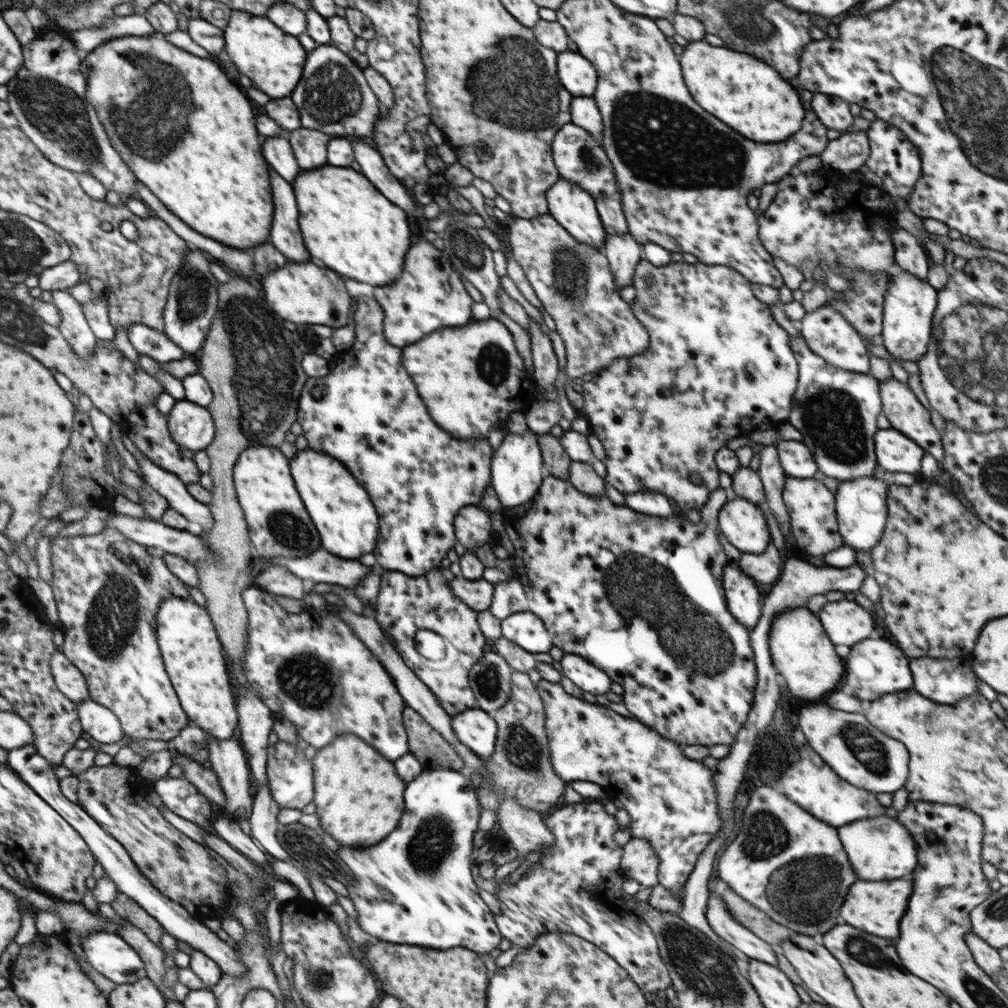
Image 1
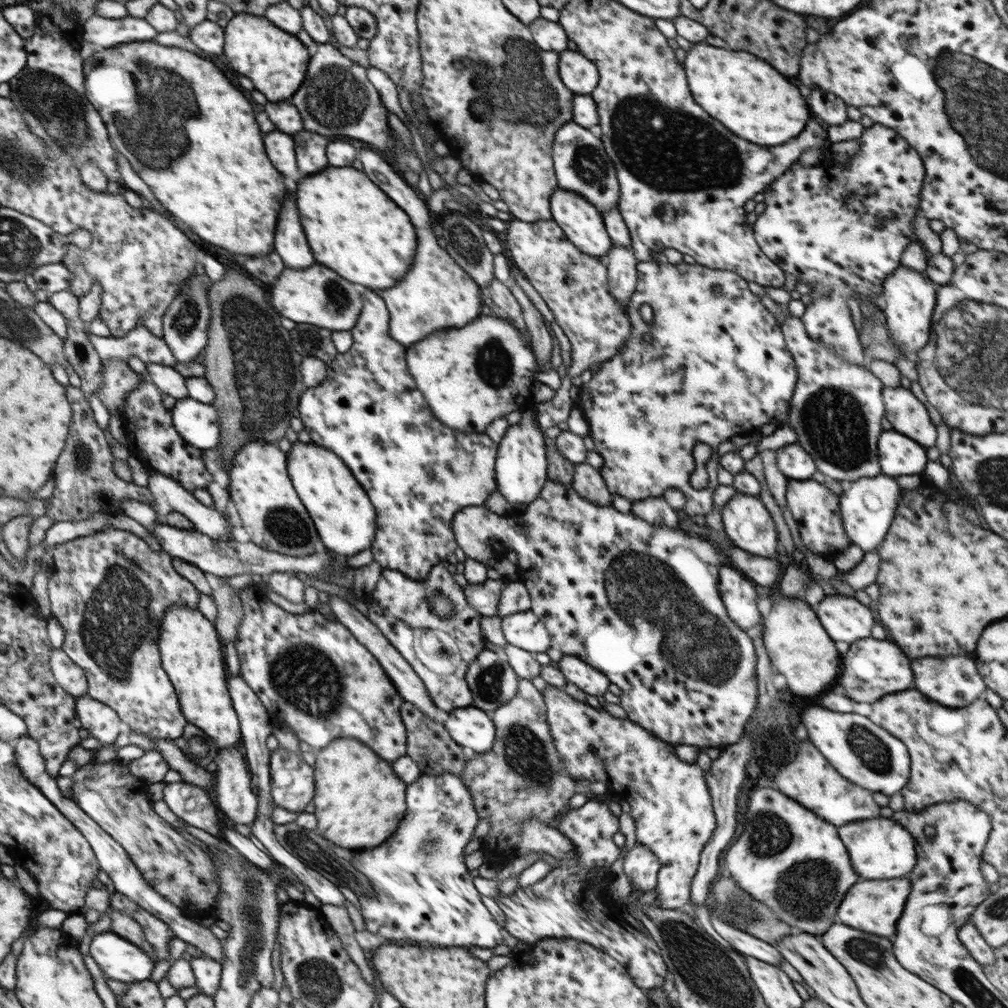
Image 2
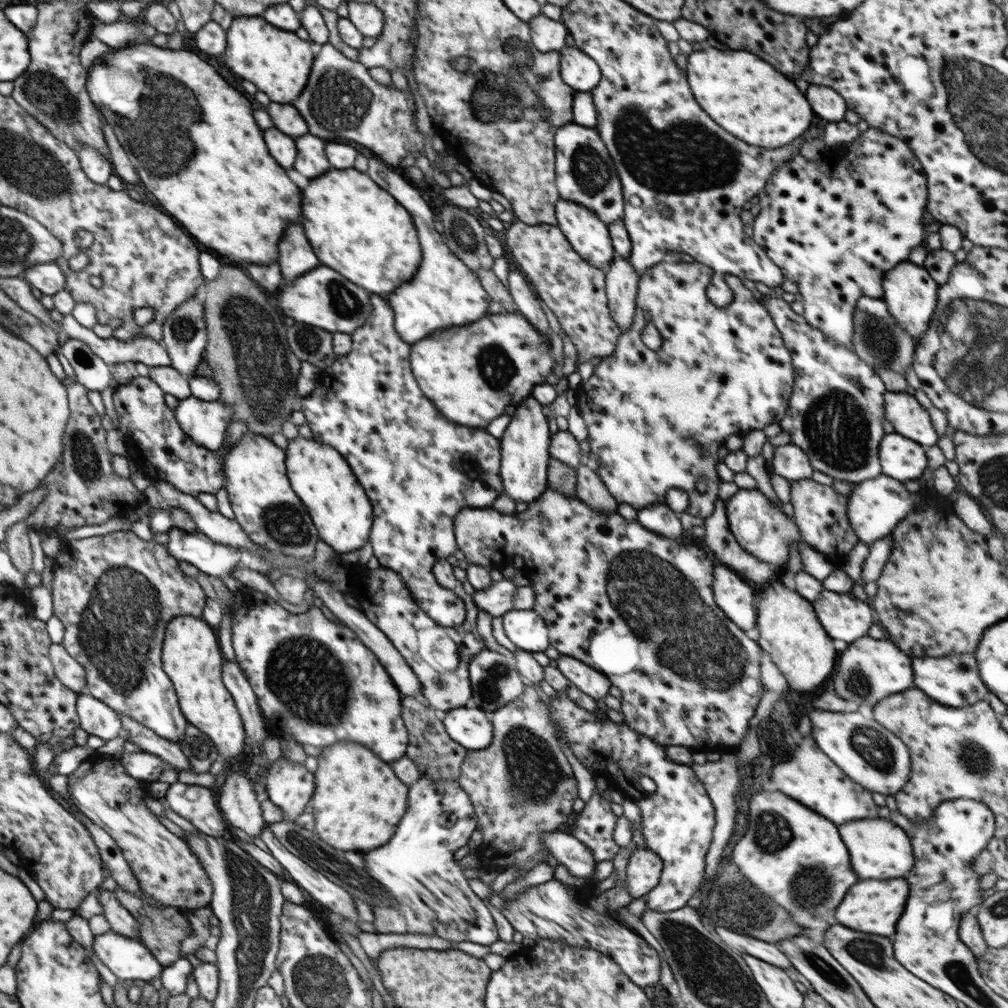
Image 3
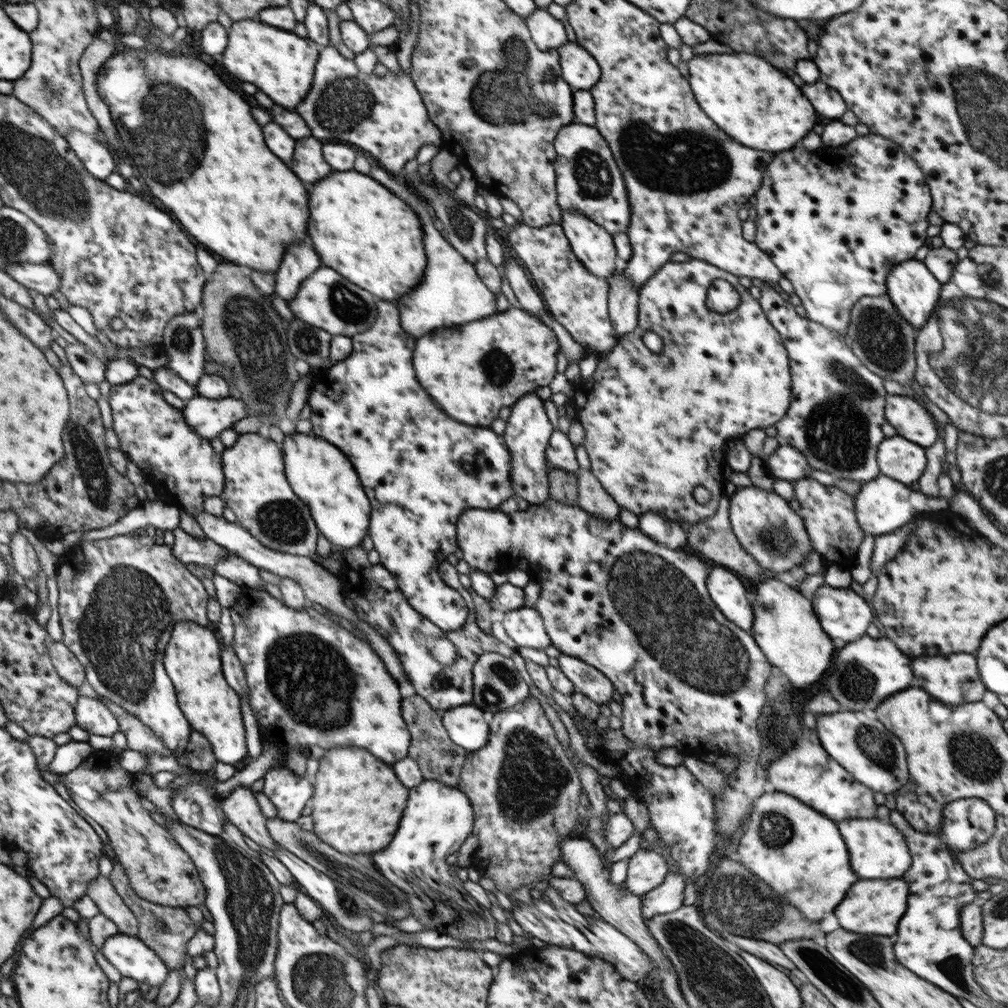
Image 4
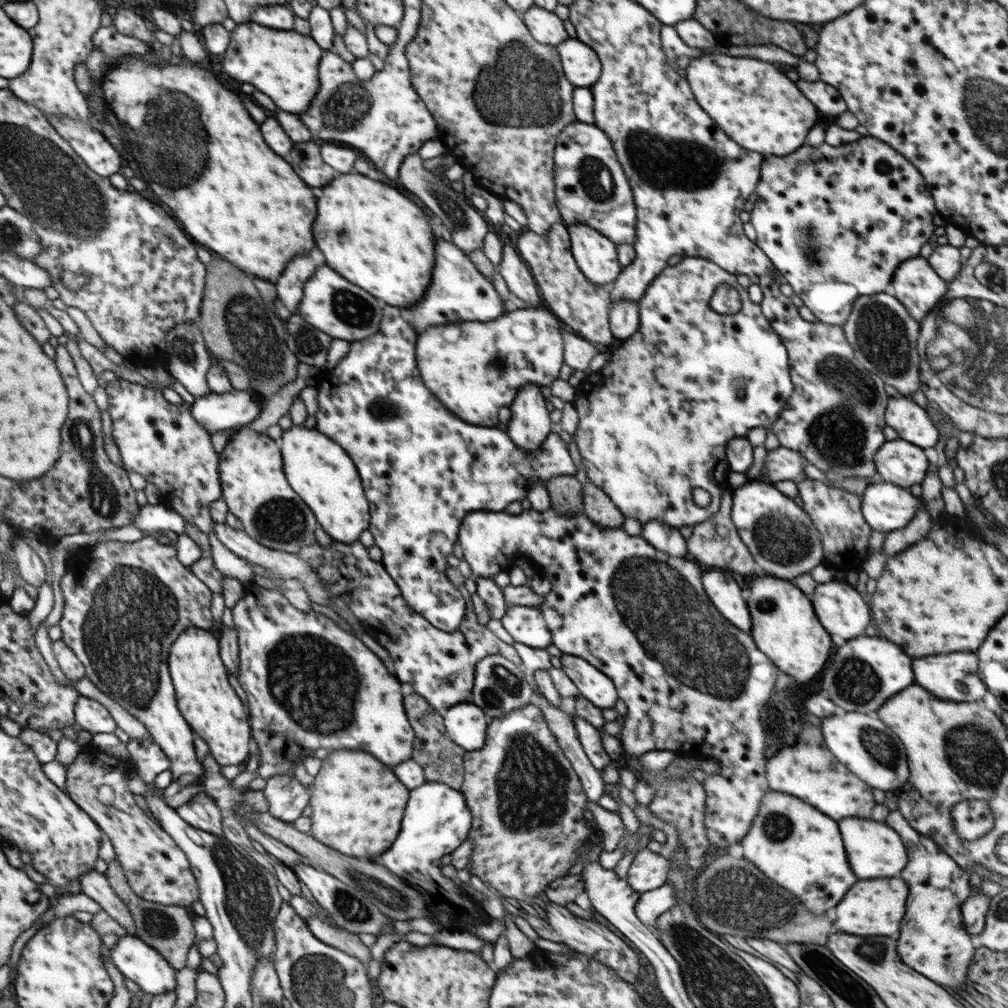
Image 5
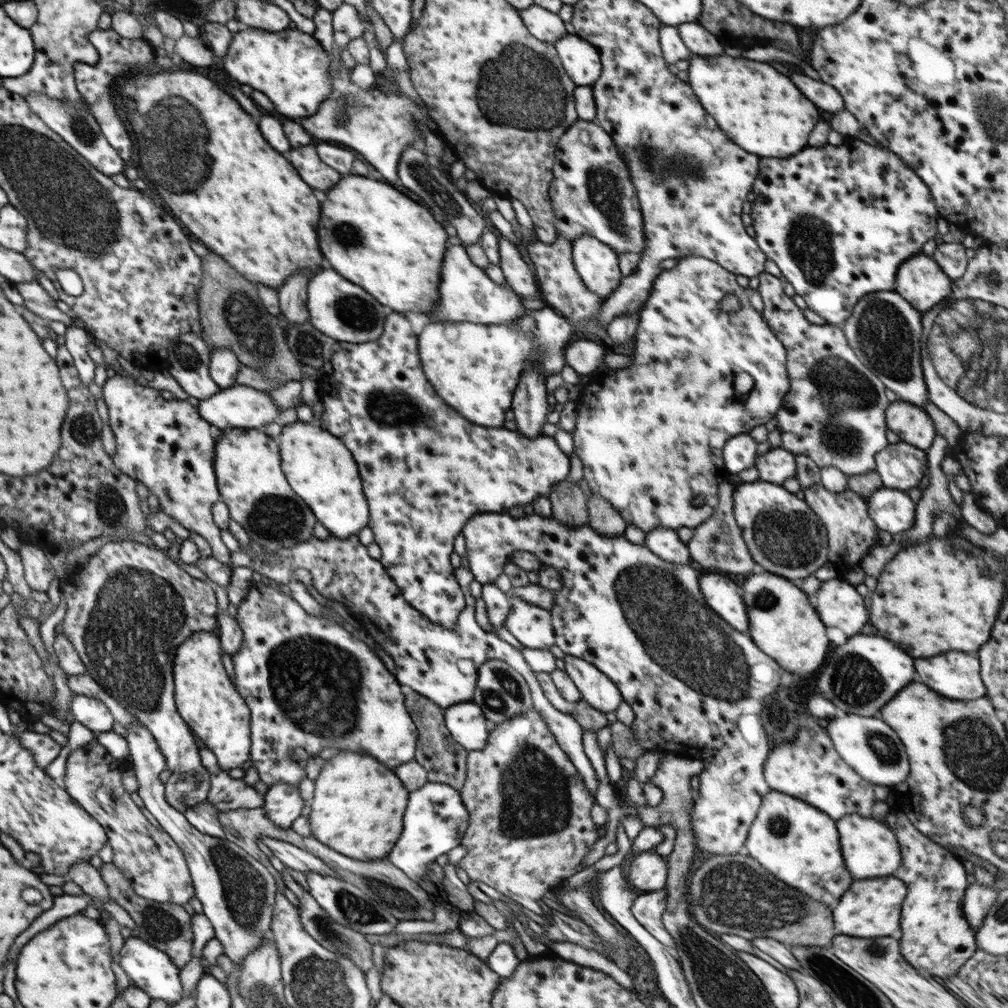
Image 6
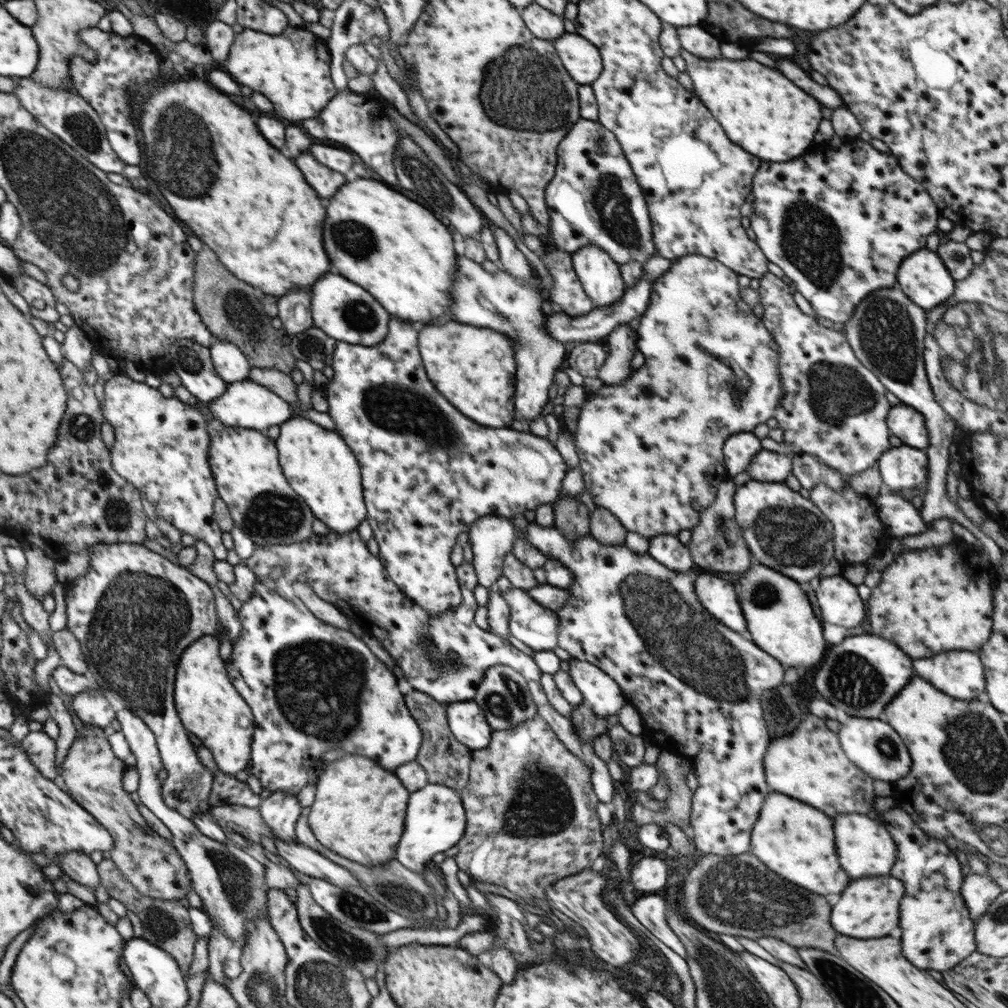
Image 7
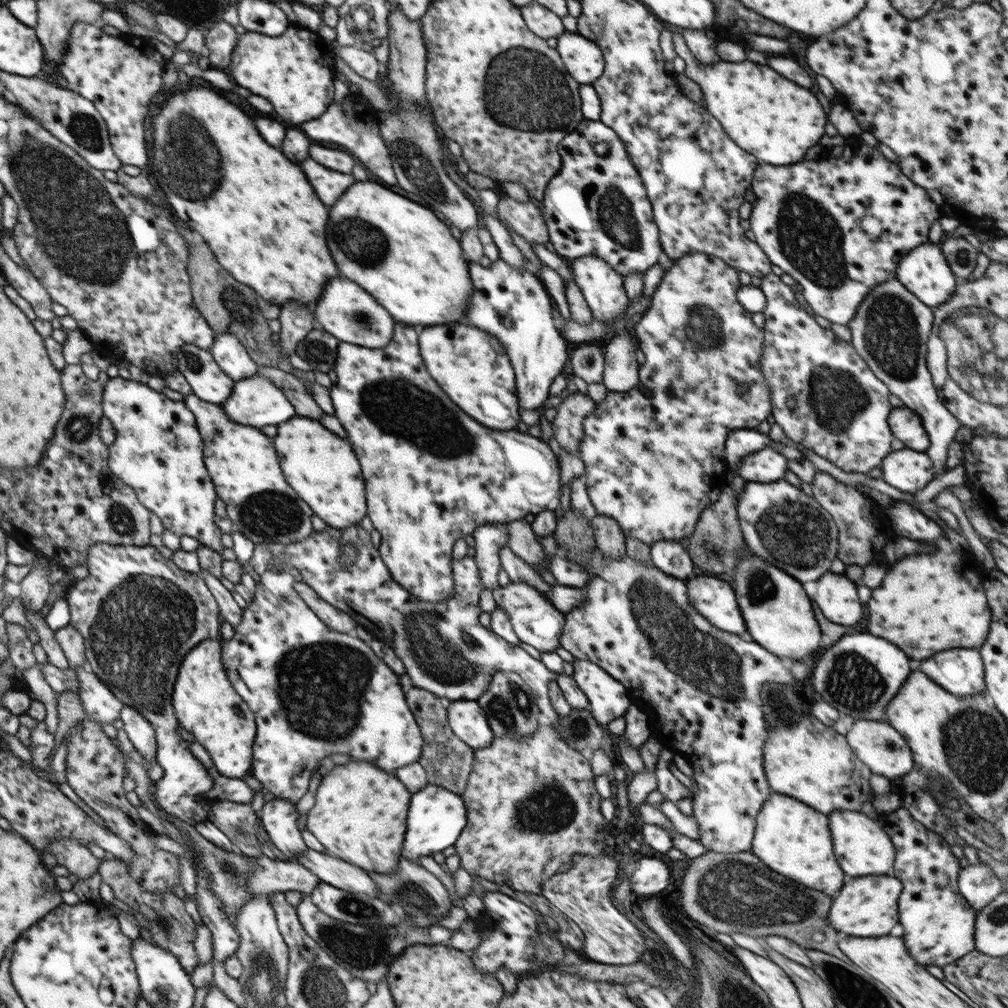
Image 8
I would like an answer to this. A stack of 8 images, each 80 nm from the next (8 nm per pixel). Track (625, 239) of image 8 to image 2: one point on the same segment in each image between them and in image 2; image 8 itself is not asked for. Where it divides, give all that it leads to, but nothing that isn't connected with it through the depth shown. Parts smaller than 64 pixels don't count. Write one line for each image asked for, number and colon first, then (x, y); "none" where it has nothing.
2: (581, 164)
3: (584, 170)
4: (588, 180)
5: (591, 187)
6: (592, 192)
7: (594, 198)

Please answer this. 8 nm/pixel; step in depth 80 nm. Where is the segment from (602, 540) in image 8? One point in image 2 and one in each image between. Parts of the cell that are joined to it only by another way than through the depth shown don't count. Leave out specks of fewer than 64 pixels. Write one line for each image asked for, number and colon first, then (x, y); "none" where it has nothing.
2: (587, 481)
3: (590, 488)
4: (593, 498)
5: (598, 506)
6: (605, 520)
7: (605, 527)

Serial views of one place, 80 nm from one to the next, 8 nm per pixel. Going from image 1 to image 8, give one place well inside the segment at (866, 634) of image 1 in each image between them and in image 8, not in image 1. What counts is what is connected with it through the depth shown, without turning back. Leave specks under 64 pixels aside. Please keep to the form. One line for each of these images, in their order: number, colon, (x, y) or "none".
2: (845, 619)
3: (844, 617)
4: (842, 613)
5: (840, 608)
6: (838, 603)
7: (838, 599)
8: (835, 595)

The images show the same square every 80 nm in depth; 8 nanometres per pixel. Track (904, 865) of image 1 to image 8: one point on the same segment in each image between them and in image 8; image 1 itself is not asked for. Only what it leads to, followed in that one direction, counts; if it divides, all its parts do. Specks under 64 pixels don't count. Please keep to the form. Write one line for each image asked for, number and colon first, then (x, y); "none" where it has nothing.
2: (879, 850)
3: (879, 851)
4: (877, 850)
5: (874, 849)
6: (870, 849)
7: (865, 848)
8: (862, 847)

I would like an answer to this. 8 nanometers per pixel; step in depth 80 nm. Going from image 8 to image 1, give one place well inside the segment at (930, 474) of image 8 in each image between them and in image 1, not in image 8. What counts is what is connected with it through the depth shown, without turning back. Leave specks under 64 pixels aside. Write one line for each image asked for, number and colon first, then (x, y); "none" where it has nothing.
1: (895, 453)
2: (899, 455)
3: (902, 459)
4: (898, 458)
5: (900, 462)
6: (900, 465)
7: (902, 468)

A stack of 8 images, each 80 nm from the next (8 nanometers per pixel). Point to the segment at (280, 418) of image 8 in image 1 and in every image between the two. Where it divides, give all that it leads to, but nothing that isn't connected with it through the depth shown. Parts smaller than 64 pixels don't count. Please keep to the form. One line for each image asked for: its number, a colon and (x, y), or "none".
1: (191, 425)
2: (197, 423)
3: (205, 422)
4: (208, 417)
5: (231, 410)
6: (239, 406)
7: (246, 404)

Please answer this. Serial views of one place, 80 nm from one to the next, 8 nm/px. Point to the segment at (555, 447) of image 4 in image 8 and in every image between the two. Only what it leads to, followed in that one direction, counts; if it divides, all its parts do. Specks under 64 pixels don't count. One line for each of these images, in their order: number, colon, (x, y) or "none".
5: (373, 404)
6: (377, 400)
7: (385, 408)
8: (432, 475)

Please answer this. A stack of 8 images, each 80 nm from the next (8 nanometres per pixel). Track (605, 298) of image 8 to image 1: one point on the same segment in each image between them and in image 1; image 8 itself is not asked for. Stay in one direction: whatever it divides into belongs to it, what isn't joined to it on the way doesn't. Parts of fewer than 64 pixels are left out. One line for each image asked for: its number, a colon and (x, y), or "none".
1: (570, 205)
2: (583, 225)
3: (589, 236)
4: (594, 247)
5: (596, 256)
6: (597, 264)
7: (600, 276)

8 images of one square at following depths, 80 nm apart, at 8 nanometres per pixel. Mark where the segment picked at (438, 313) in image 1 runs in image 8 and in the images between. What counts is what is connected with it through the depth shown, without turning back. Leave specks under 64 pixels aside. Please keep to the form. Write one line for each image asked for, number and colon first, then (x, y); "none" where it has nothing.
2: (437, 293)
3: (444, 292)
4: (451, 292)
5: (458, 291)
6: (467, 293)
7: (500, 301)
8: (511, 303)

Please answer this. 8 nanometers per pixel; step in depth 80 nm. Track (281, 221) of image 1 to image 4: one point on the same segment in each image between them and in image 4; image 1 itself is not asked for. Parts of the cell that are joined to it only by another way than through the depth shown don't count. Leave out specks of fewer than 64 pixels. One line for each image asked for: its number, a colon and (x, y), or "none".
2: (290, 242)
3: (296, 257)
4: (299, 263)

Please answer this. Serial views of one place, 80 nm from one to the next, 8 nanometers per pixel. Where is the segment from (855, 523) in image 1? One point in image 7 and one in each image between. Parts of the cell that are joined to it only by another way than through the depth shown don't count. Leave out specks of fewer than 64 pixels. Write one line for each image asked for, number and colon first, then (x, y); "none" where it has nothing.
2: (868, 505)
3: (876, 506)
4: (883, 505)
5: (887, 507)
6: (891, 509)
7: (901, 518)

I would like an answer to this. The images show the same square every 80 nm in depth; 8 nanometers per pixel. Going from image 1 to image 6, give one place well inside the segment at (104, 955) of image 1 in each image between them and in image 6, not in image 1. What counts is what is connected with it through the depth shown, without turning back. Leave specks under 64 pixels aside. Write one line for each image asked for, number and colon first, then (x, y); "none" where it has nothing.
2: (121, 960)
3: (128, 959)
4: (128, 954)
5: (143, 964)
6: (151, 970)

